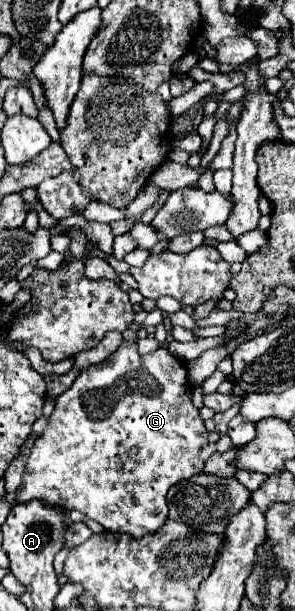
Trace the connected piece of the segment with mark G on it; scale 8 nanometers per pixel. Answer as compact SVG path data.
M124 340L118 346L118 350L108 360L104 360L102 364L96 364L96 366L90 366L90 368L82 370L80 376L74 380L74 384L56 398L56 408L54 408L54 412L50 416L48 428L34 442L32 452L30 452L30 456L26 460L26 470L22 474L22 488L18 490L16 502L28 502L28 500L34 500L34 498L48 500L48 506L64 508L64 510L78 510L78 512L86 514L88 518L96 520L98 524L102 524L108 532L126 532L126 534L130 534L134 538L146 536L148 532L158 532L168 520L166 494L168 494L170 486L180 482L180 480L186 480L186 478L190 478L194 474L200 474L202 468L204 468L204 462L198 458L198 452L208 442L206 440L206 428L204 428L204 420L198 414L198 408L192 404L190 392L192 392L192 384L188 382L186 362L182 362L180 358L170 354L166 348L158 348L156 352L150 352L150 354L142 356L138 352L136 342L126 342Z

